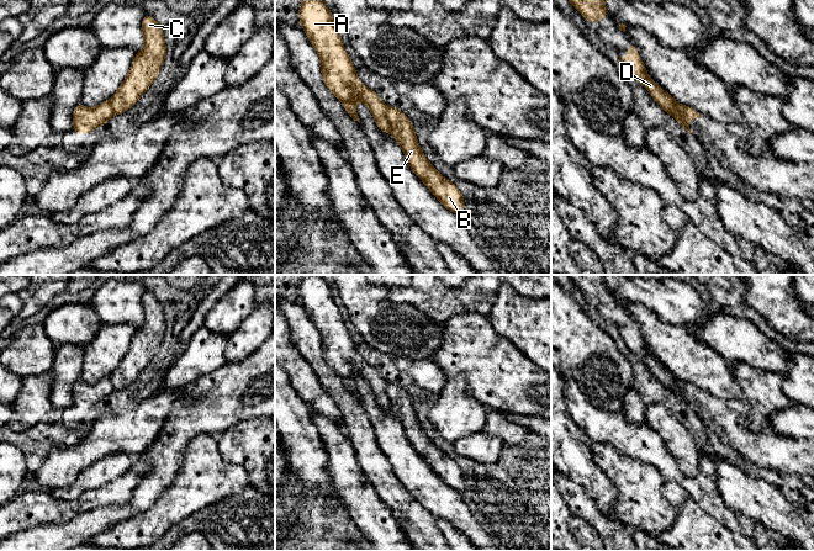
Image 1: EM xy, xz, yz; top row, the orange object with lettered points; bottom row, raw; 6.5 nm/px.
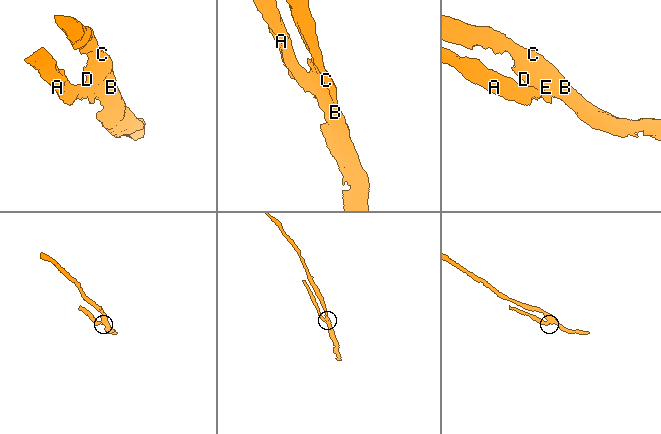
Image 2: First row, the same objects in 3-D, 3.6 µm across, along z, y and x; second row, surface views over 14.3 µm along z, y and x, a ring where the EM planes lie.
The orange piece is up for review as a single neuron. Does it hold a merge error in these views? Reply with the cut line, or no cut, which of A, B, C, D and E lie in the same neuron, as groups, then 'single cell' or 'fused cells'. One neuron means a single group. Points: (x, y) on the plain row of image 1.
cut xz (385, 383), (390, 406); groups A / B C D E; fused cells

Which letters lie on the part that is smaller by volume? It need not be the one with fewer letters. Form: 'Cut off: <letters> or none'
Cut off: A

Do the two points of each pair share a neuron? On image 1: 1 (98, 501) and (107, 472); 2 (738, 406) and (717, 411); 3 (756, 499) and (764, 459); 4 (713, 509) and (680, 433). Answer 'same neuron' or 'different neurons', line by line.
1: different neurons
2: same neuron
3: different neurons
4: different neurons

